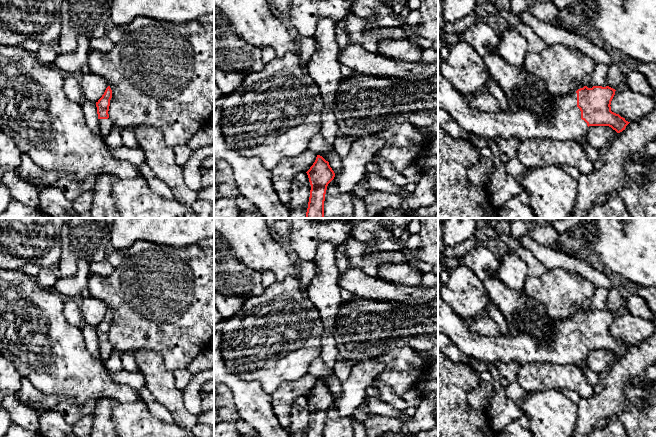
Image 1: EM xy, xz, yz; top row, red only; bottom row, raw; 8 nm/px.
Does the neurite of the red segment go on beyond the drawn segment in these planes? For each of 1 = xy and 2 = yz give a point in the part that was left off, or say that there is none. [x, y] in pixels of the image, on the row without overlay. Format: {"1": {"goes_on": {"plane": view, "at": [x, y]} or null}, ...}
{"1": {"goes_on": {"plane": "xy", "at": [105, 349]}}, "2": {"goes_on": {"plane": "yz", "at": [564, 346]}}}

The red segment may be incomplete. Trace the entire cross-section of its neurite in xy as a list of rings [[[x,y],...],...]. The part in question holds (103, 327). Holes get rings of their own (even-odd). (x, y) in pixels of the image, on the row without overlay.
[[[108,310],[102,321],[96,326],[97,338],[99,343],[100,357],[103,362],[107,361],[114,350],[113,346],[109,343],[109,330],[112,322],[112,314]]]

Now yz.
[[[441,298],[438,299],[438,333],[448,336],[451,341],[469,358],[476,358],[484,362],[512,362],[520,365],[526,363],[551,362],[559,364],[578,363],[585,359],[589,350],[609,350],[617,357],[625,354],[630,347],[611,335],[611,325],[615,313],[606,310],[584,310],[561,322],[555,322],[551,327],[551,338],[547,342],[536,340],[532,333],[497,337],[484,337],[473,332]]]

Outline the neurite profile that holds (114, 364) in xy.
[[[114,349],[107,361],[104,362],[109,372],[119,372],[122,370],[121,352]]]

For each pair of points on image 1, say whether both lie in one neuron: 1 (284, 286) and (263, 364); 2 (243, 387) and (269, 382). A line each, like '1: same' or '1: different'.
1: same
2: different

